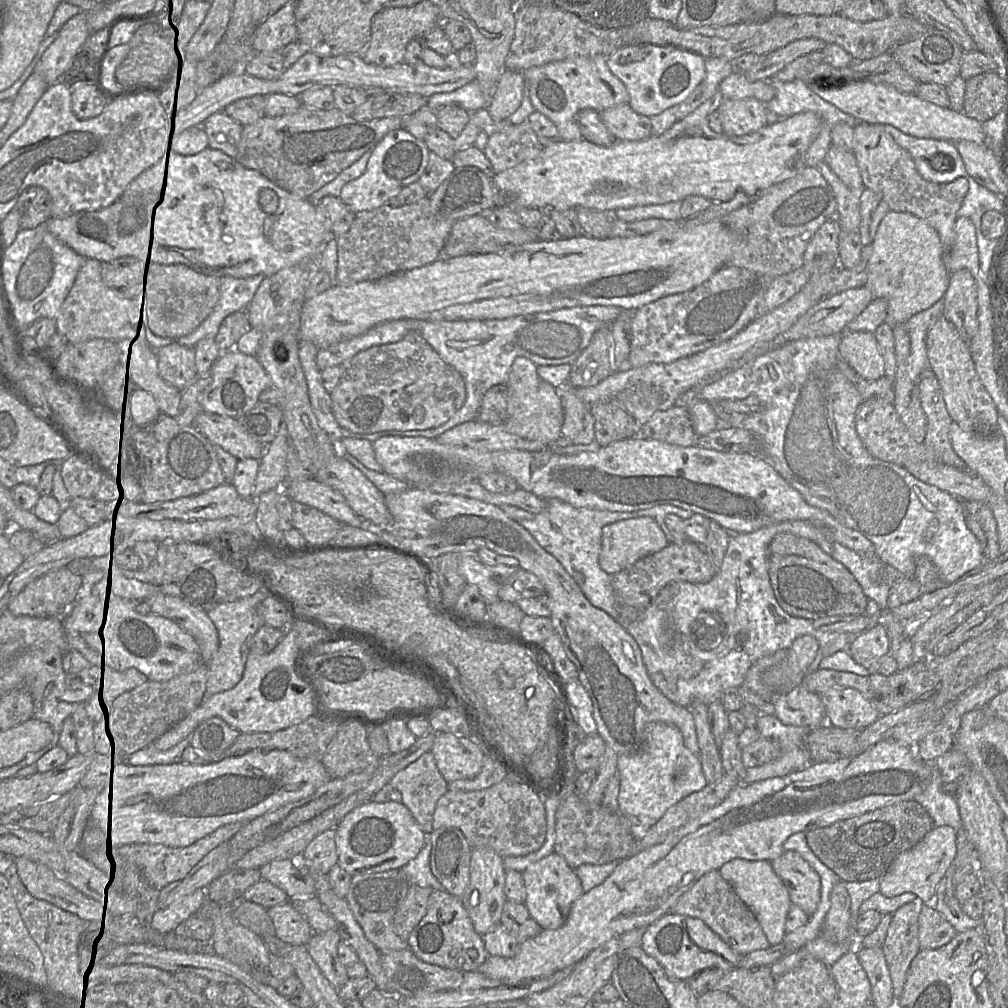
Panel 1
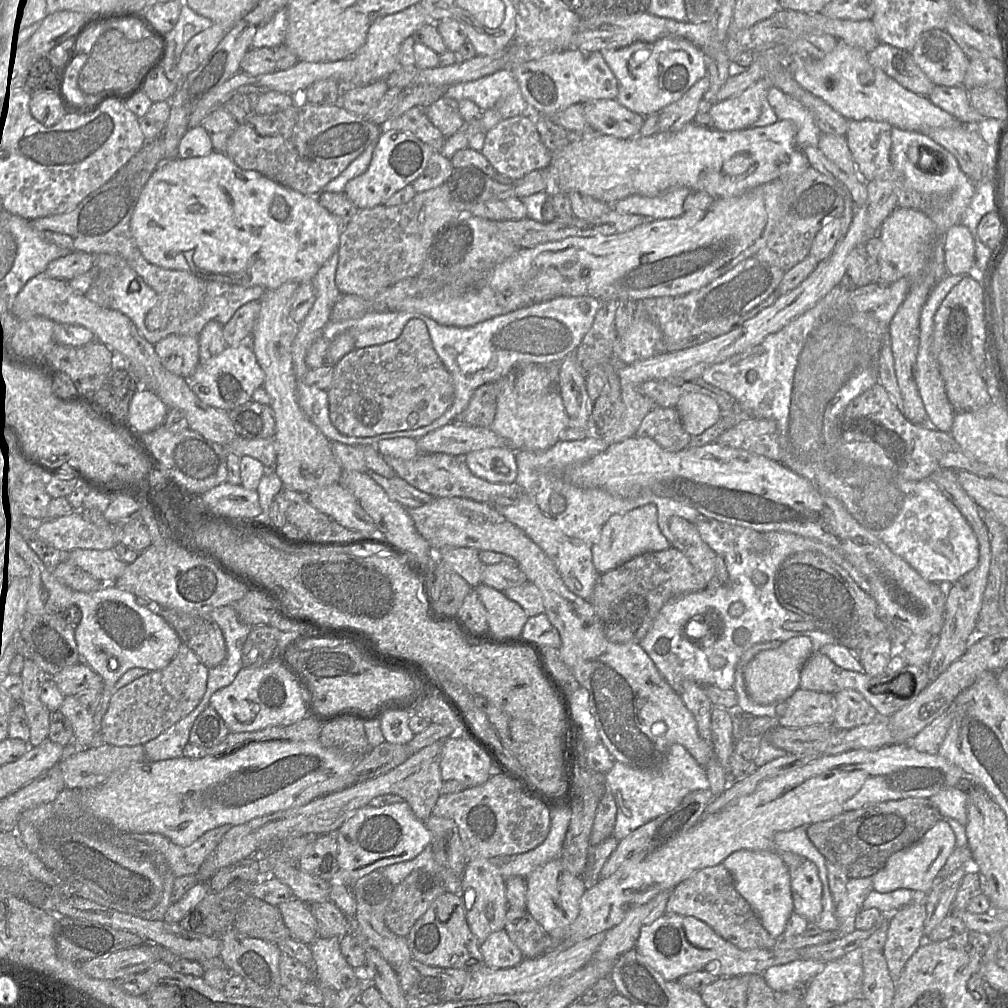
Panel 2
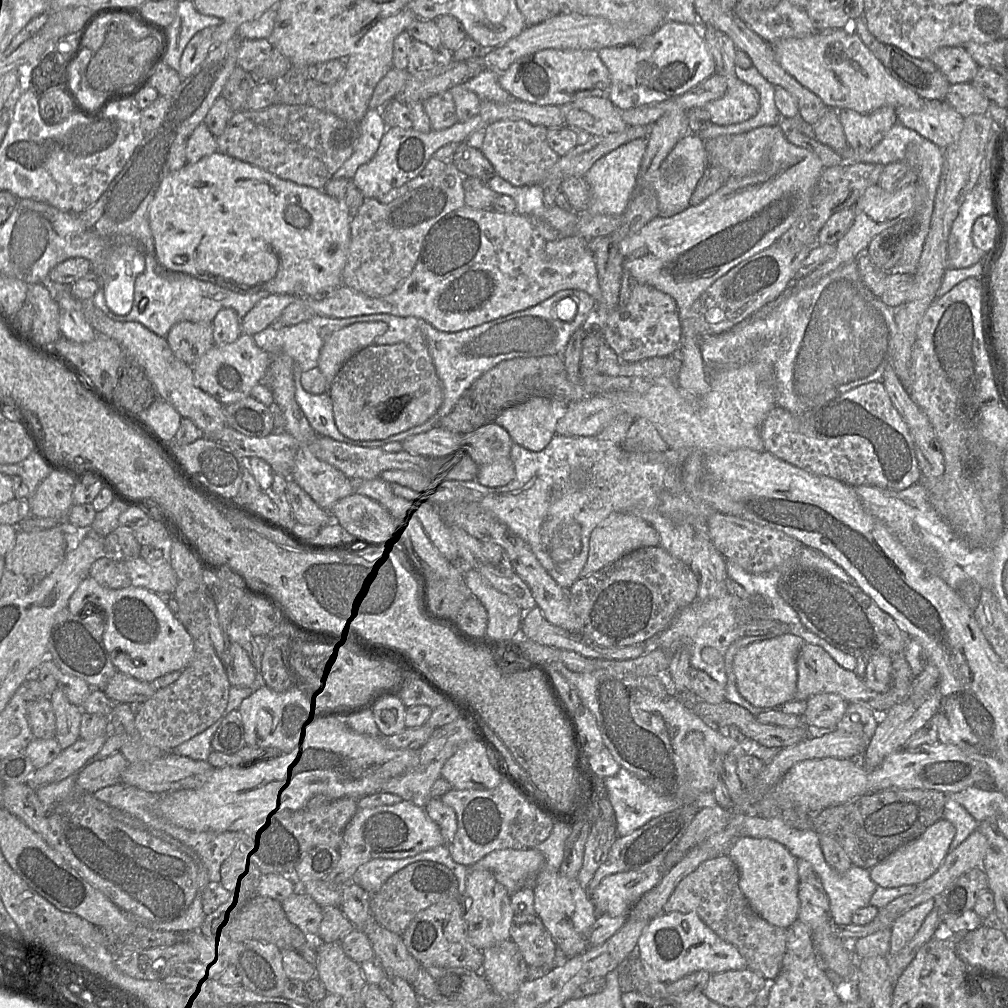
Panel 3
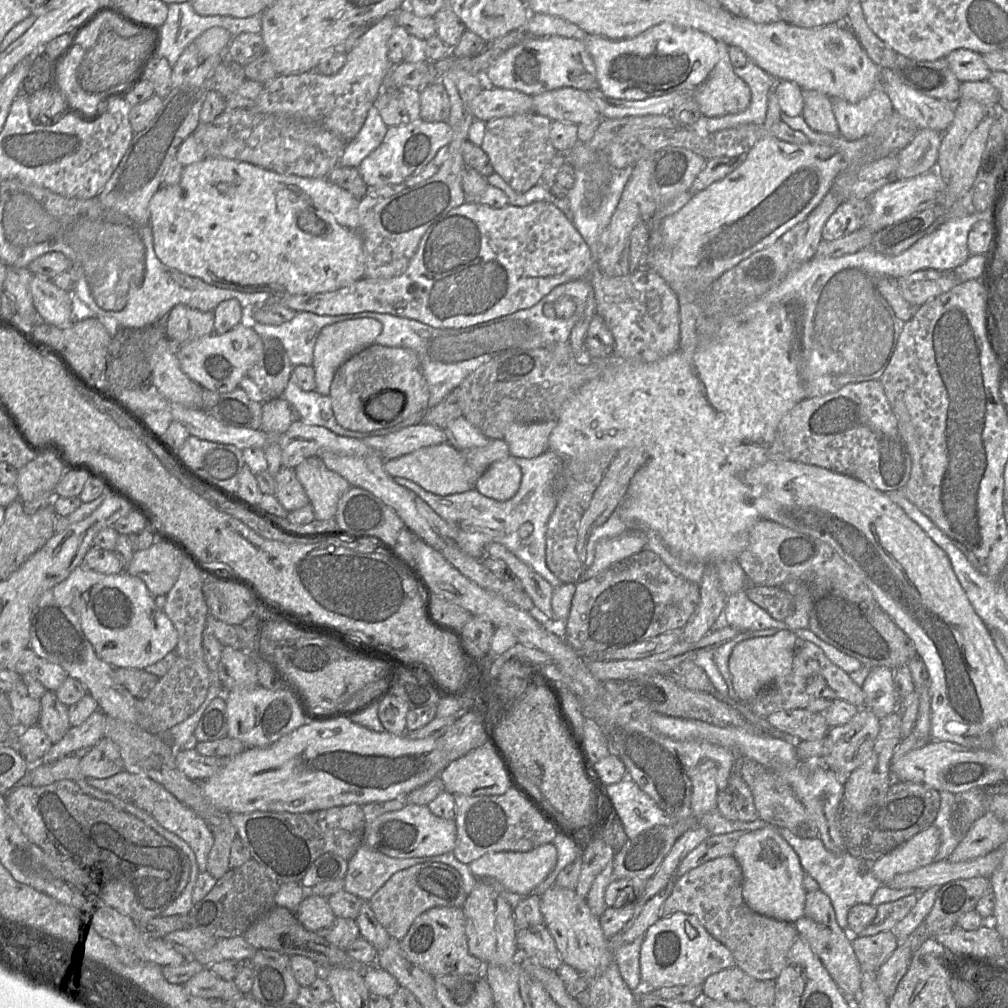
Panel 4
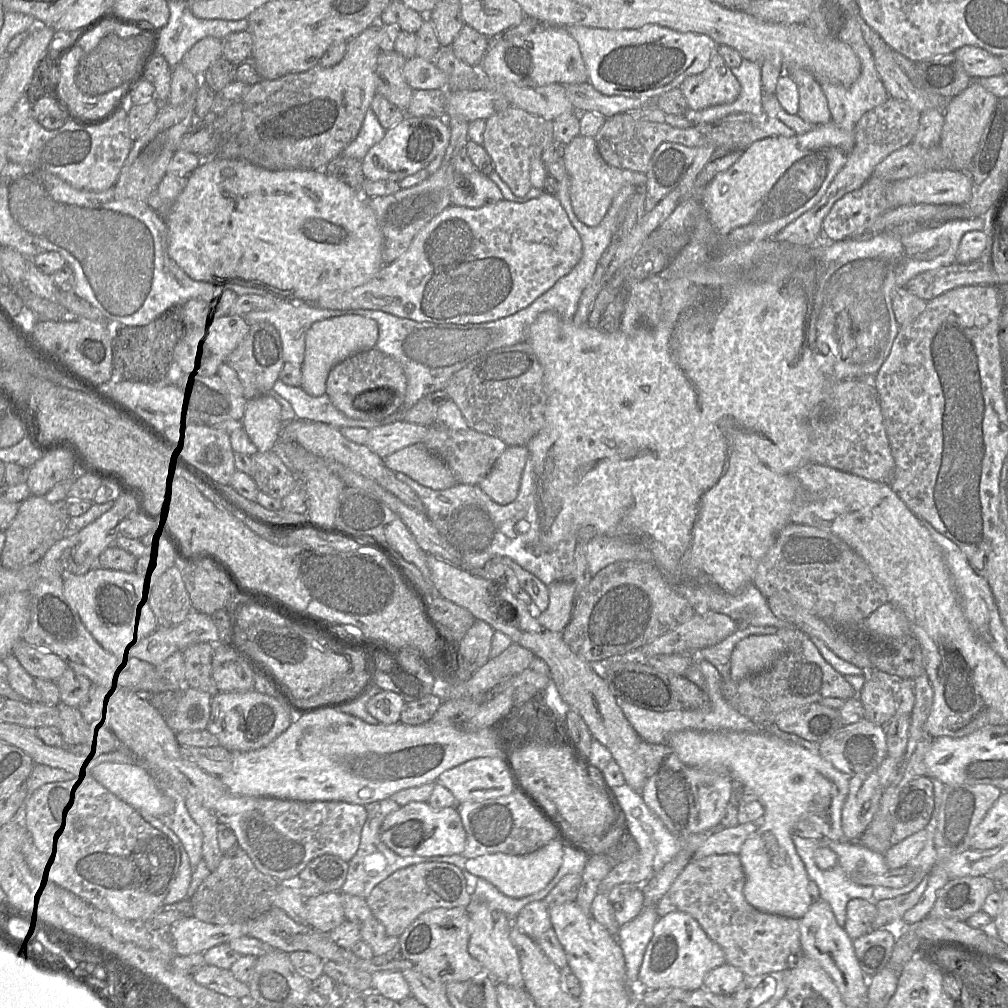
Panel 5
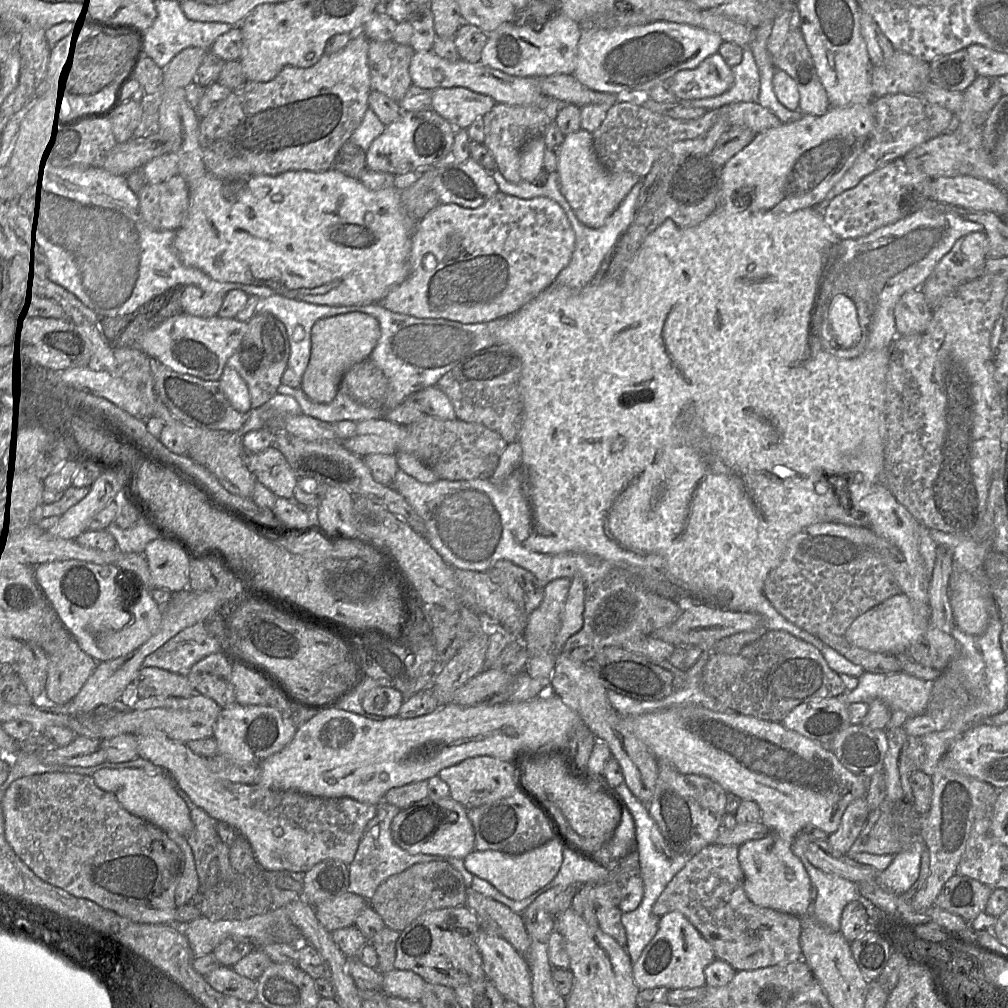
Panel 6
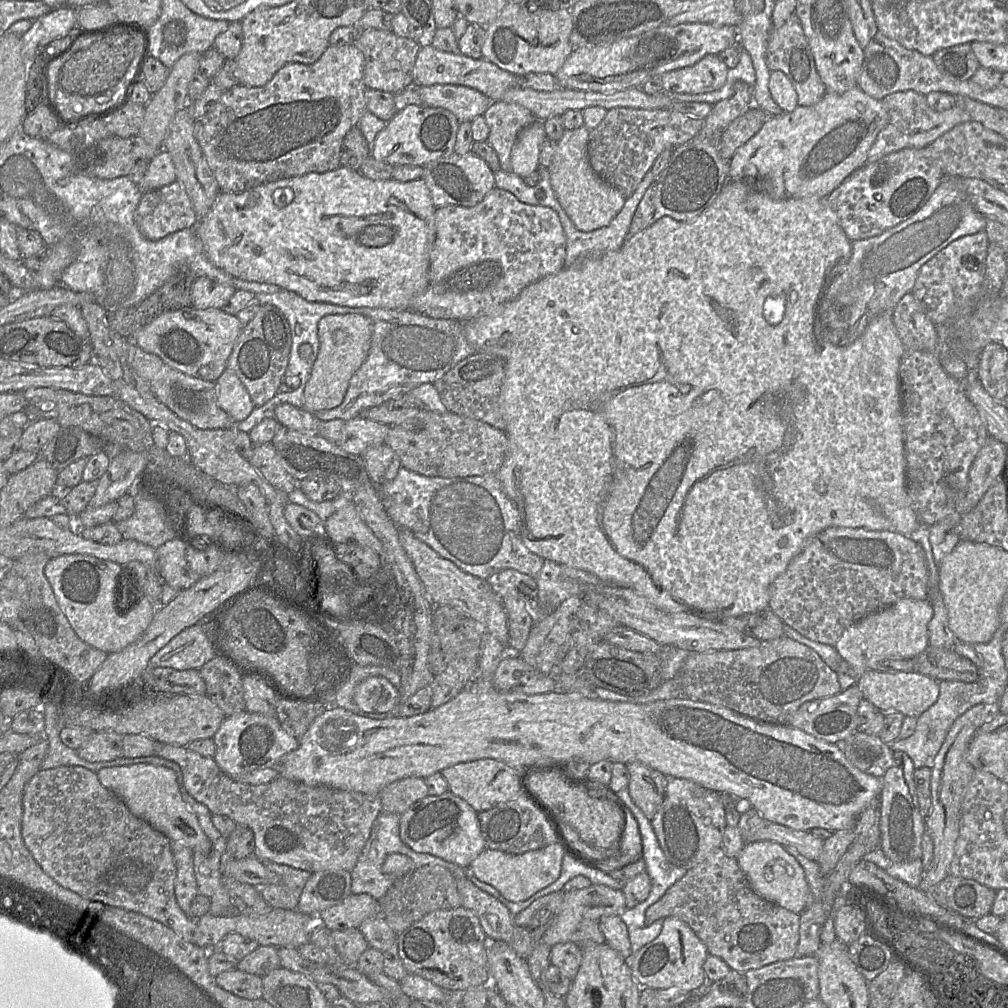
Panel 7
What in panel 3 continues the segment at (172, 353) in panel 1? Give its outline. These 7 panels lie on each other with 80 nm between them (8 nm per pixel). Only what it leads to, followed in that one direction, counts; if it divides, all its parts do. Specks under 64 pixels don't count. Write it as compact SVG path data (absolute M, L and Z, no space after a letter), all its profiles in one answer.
M178 322L171 327L166 340L174 355L192 367L214 345L212 323Z

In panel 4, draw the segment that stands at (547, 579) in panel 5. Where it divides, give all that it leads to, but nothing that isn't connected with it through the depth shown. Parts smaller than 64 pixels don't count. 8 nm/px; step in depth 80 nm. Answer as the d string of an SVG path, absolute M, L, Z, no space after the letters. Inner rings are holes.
M546 450L542 455L534 458L514 457L514 461L521 469L521 483L517 493L504 502L482 495L475 487L466 492L442 496L426 491L406 478L395 477L394 480L419 496L447 522L457 533L457 546L472 558L483 559L486 554L485 546L496 542L530 566L550 585L560 586L561 581L546 563L546 531L556 507L554 481L561 467L560 459L553 451ZM527 522L532 524L532 532L527 537L521 537L519 528Z

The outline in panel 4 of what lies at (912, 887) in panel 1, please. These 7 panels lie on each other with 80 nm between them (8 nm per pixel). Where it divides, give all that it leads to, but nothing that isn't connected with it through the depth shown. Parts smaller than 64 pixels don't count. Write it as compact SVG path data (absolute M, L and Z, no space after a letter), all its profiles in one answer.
M931 825L875 861L872 872L882 884L887 884L898 874L933 863L940 843L940 831L936 826Z

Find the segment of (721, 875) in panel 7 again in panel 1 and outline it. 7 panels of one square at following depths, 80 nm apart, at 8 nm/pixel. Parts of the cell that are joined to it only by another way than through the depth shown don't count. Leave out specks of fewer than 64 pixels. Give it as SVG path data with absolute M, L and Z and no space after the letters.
M711 870L702 875L688 891L680 896L669 913L701 919L741 956L771 946L752 911L739 898L733 887L721 877L719 870Z

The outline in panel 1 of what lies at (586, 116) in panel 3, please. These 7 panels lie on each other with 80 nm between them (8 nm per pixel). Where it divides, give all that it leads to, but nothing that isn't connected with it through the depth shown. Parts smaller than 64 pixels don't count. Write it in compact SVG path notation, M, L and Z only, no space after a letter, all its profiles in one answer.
M620 104L600 112L600 118L617 140L636 141L650 137L650 118L635 112L629 104Z

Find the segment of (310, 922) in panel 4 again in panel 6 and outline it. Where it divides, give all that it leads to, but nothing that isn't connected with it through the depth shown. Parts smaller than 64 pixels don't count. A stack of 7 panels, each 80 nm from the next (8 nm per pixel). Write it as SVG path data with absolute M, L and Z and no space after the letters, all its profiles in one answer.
M345 893L315 907L317 918L329 931L354 926L356 919L369 901L354 893Z

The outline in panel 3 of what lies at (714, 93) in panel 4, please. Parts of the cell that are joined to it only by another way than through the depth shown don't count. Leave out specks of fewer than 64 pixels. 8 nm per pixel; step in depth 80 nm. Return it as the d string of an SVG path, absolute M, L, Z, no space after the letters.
M727 35L720 36L720 47L723 59L720 74L726 79L727 91L721 98L706 104L705 108L713 124L731 125L756 115L759 110L760 96L756 88L735 76L734 59L737 48Z

